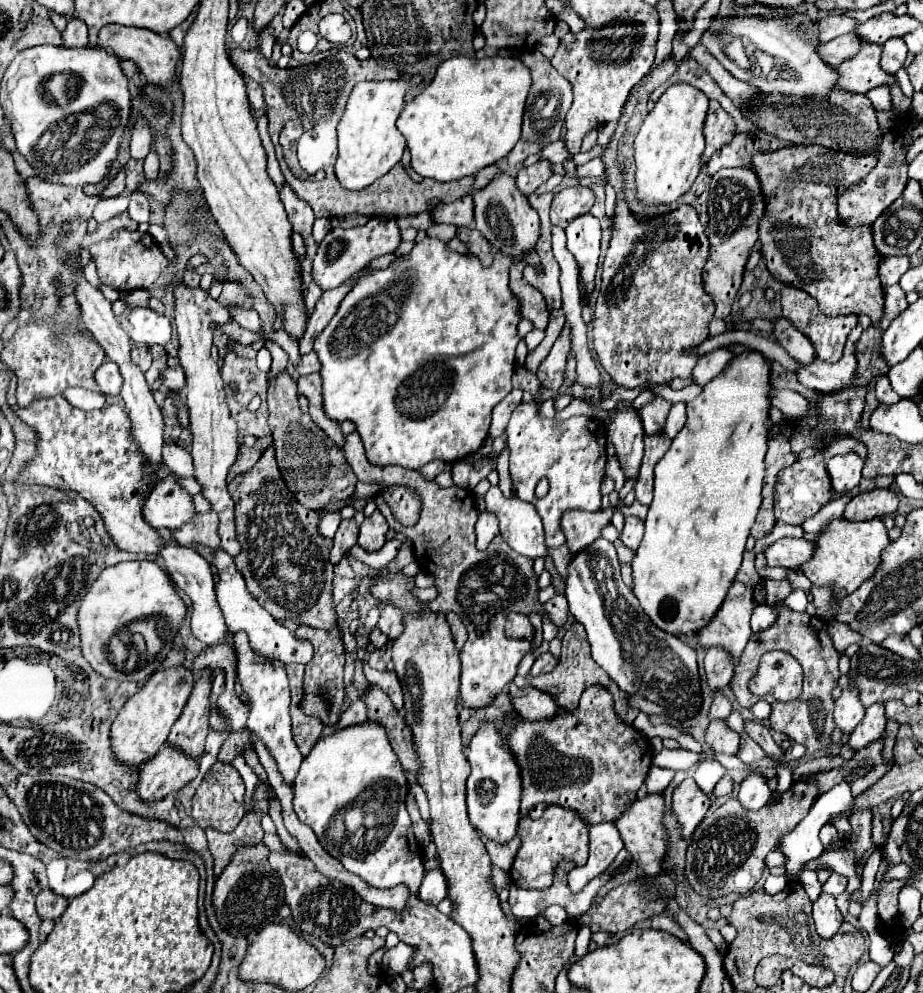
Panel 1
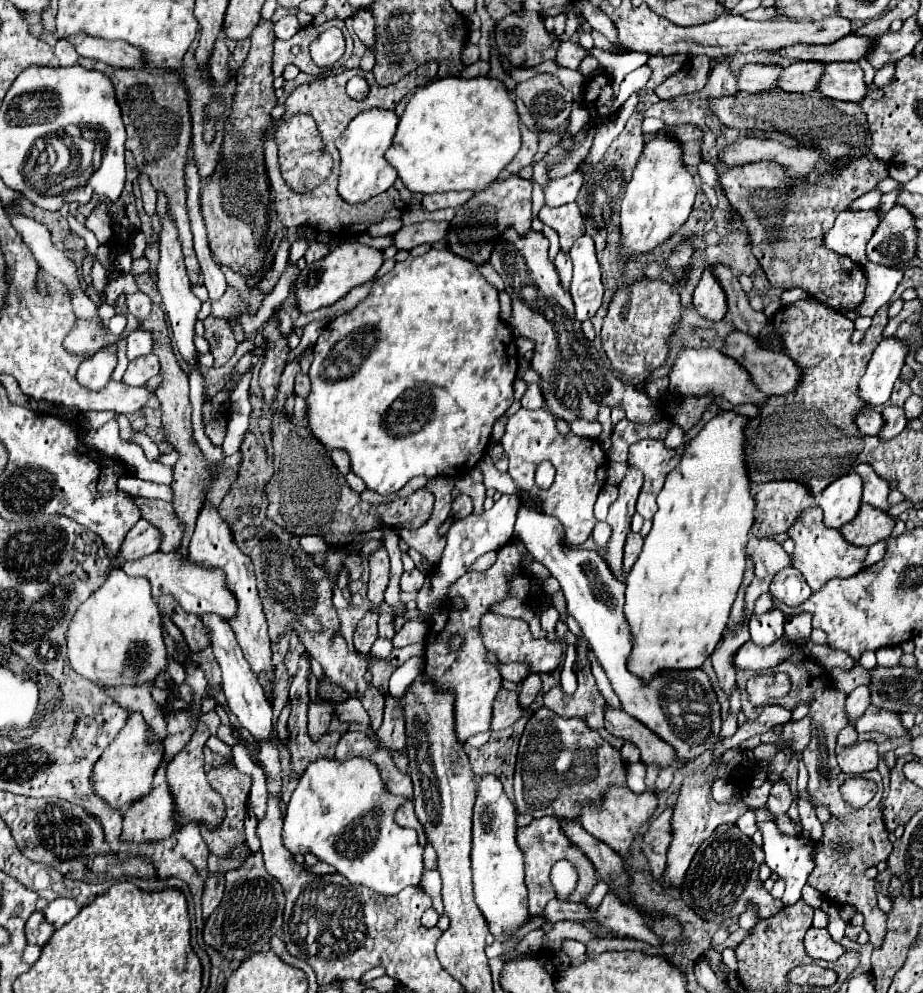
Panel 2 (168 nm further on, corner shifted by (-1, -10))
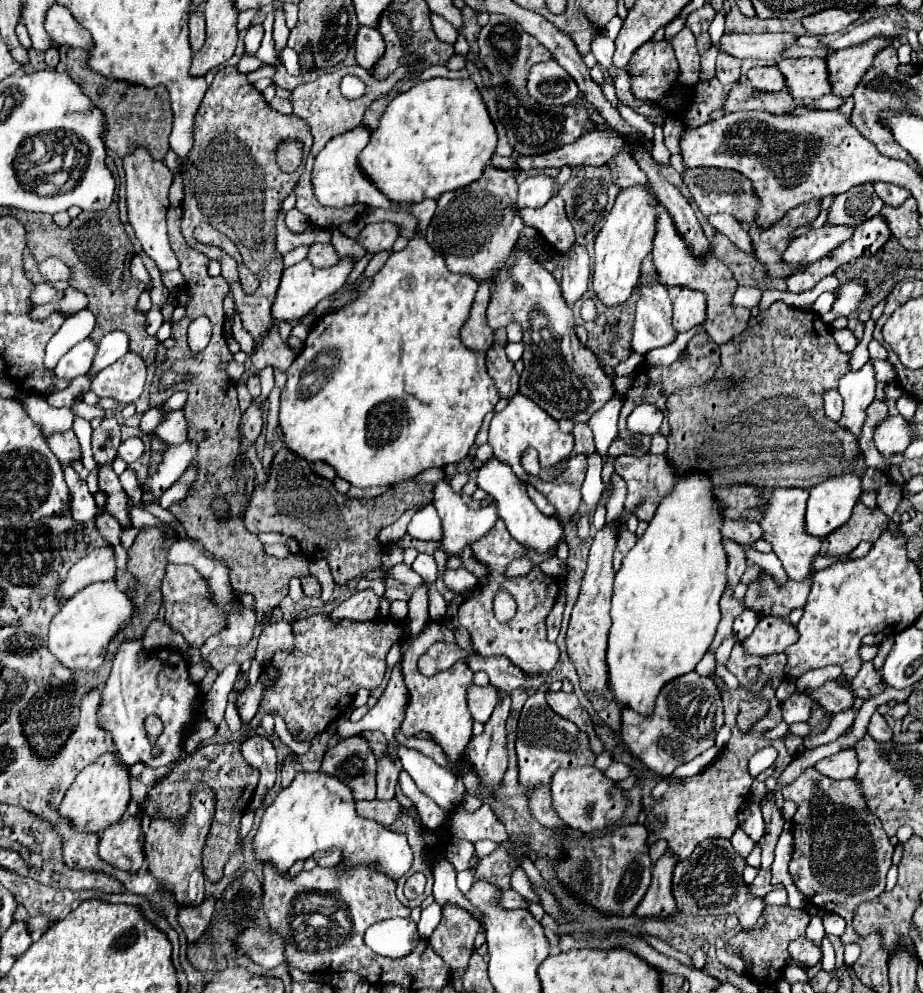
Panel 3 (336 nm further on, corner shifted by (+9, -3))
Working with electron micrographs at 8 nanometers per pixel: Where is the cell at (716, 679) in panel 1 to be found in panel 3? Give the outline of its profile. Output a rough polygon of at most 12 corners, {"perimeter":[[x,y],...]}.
{"perimeter":[[766,616],[744,640],[746,652],[784,652],[798,630],[786,618]]}

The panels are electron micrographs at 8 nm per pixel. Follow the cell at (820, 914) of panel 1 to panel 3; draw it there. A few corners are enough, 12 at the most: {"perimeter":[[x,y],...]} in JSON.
{"perimeter":[[806,938],[790,942],[794,962],[808,968],[822,960],[822,952]]}

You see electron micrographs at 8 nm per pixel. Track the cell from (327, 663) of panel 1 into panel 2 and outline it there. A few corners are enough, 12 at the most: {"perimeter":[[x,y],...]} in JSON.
{"perimeter":[[304,653],[290,685],[288,719],[292,771],[304,773],[308,763],[334,757],[346,723],[332,719],[326,735],[308,735],[308,673]]}

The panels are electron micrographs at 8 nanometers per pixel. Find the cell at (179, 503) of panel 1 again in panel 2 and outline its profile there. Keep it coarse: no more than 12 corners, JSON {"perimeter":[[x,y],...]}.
{"perimeter":[[140,519],[126,535],[120,559],[156,553],[162,533]]}

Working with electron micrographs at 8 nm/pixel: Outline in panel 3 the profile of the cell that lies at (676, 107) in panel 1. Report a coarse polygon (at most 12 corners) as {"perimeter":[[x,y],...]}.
{"perimeter":[[650,188],[622,190],[594,246],[592,288],[624,304],[656,234]]}

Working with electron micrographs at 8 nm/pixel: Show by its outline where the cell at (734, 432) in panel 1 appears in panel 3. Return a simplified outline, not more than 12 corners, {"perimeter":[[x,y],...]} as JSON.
{"perimeter":[[676,478],[614,580],[608,690],[652,714],[726,590],[710,478]]}

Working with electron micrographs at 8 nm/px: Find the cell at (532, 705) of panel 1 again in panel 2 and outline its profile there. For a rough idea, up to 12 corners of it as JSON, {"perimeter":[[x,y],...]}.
{"perimeter":[[502,689],[494,701],[492,729],[506,729],[530,707],[520,707],[518,691]]}

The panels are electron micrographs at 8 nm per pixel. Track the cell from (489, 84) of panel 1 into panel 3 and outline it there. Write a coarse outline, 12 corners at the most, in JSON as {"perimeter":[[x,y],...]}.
{"perimeter":[[472,80],[386,106],[360,170],[394,204],[478,180],[496,128]]}

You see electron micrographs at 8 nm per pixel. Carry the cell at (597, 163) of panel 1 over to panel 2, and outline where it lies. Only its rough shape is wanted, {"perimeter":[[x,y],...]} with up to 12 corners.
{"perimeter":[[574,171],[550,181],[544,189],[546,205],[572,203],[584,173]]}

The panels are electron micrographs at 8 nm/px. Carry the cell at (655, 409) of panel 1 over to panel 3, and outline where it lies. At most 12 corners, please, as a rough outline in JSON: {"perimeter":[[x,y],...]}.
{"perimeter":[[512,252],[486,322],[524,330],[520,392],[588,422],[612,380],[554,276]]}

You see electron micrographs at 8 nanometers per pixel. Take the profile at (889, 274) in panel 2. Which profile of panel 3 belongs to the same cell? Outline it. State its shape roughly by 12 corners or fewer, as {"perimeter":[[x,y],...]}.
{"perimeter":[[852,280],[840,286],[834,310],[822,314],[826,324],[838,316],[858,310],[864,298],[864,284]]}

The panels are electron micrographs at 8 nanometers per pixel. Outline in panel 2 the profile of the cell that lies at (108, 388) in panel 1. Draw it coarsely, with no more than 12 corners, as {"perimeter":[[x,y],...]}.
{"perimeter":[[116,343],[94,353],[76,373],[82,387],[104,389],[116,367]]}

